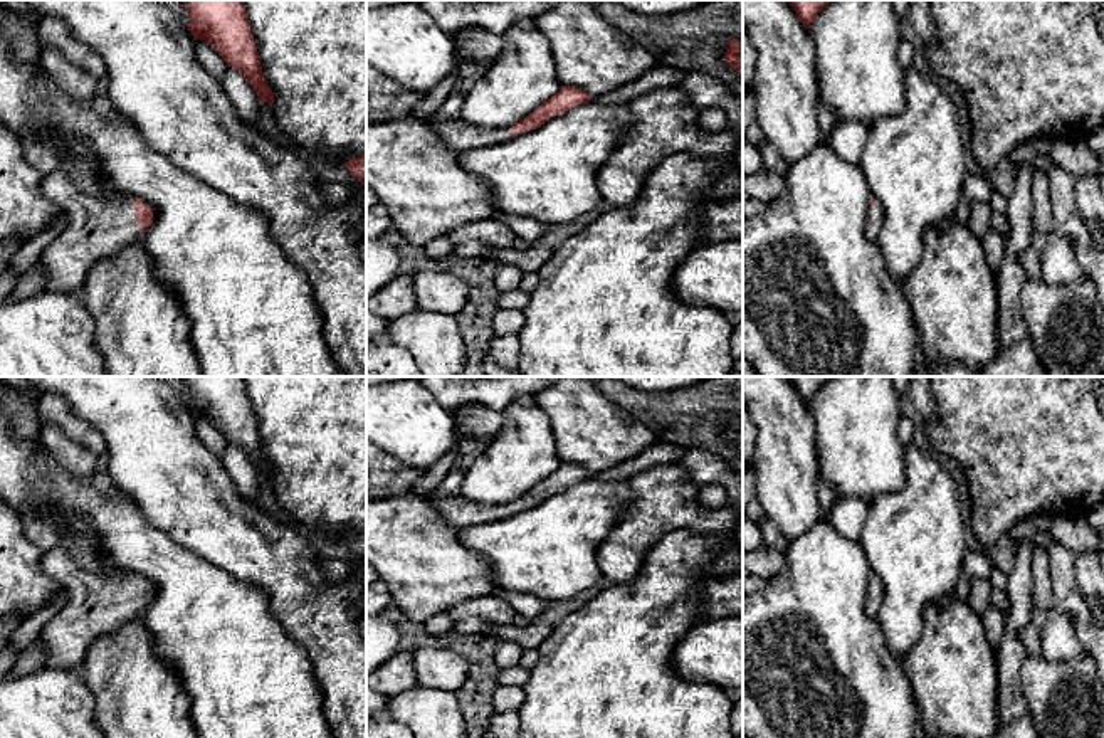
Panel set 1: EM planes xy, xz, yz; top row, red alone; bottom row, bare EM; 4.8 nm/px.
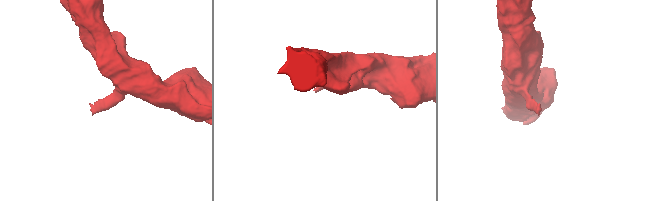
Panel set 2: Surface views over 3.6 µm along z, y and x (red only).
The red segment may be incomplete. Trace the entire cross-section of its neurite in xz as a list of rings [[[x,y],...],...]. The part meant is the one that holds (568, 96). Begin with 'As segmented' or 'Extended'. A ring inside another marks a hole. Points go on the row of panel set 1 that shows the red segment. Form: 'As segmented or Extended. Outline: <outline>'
Extended. Outline: [[[561,86],[553,98],[544,101],[518,124],[502,129],[481,129],[477,126],[467,124],[460,118],[440,123],[435,119],[435,114],[425,121],[439,134],[440,141],[447,148],[454,150],[455,153],[462,153],[471,148],[506,141],[513,136],[519,136],[524,131],[536,129],[551,118],[560,116],[575,106],[585,104],[590,99],[593,98],[575,86]]]

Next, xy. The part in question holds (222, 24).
As segmented. Outline: [[[181,0],[188,17],[188,30],[212,45],[229,67],[244,74],[255,89],[259,101],[272,106],[274,92],[269,89],[259,61],[259,52],[247,20],[245,0]]]

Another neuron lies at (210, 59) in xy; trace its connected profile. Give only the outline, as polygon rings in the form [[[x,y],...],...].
[[[192,35],[192,37],[195,40],[197,57],[200,61],[200,64],[220,82],[229,67],[227,62],[205,40],[200,40],[195,35]]]

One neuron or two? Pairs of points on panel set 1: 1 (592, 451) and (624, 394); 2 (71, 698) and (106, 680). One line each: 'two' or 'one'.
1: two
2: two

